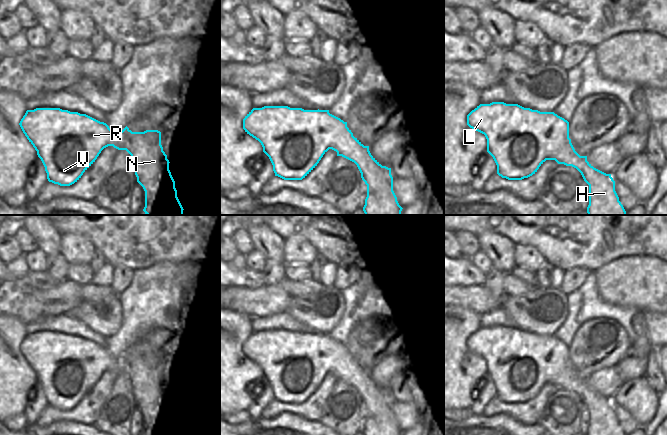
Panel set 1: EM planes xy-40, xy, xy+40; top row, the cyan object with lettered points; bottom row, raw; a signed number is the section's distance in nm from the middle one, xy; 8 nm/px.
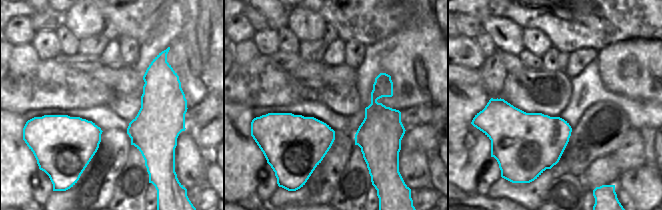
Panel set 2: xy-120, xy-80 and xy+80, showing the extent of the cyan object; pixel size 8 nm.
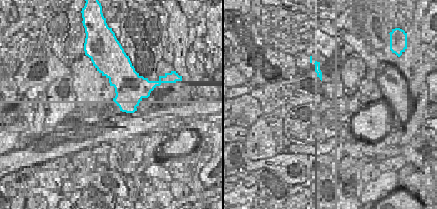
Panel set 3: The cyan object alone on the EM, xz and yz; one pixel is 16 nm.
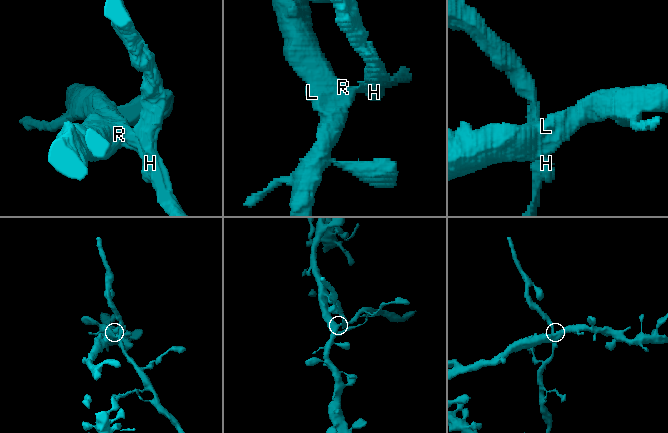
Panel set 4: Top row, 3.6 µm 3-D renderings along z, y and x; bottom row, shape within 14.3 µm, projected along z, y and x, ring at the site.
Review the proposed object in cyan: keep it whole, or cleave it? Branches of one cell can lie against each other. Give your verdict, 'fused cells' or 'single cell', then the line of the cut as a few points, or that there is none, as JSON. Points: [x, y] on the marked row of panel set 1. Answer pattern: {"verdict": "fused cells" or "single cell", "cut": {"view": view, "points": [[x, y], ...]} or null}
{"verdict": "fused cells", "cut": {"view": "xy+40", "points": [[568, 137], [563, 141], [563, 147], [555, 155], [554, 159]]}}

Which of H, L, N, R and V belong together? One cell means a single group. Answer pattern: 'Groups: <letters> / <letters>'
Groups: H N / L R V

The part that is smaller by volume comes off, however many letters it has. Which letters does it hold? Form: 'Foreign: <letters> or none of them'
Foreign: H, N

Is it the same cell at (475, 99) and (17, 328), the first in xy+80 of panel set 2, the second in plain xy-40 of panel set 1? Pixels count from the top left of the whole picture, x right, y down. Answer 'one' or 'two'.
one

